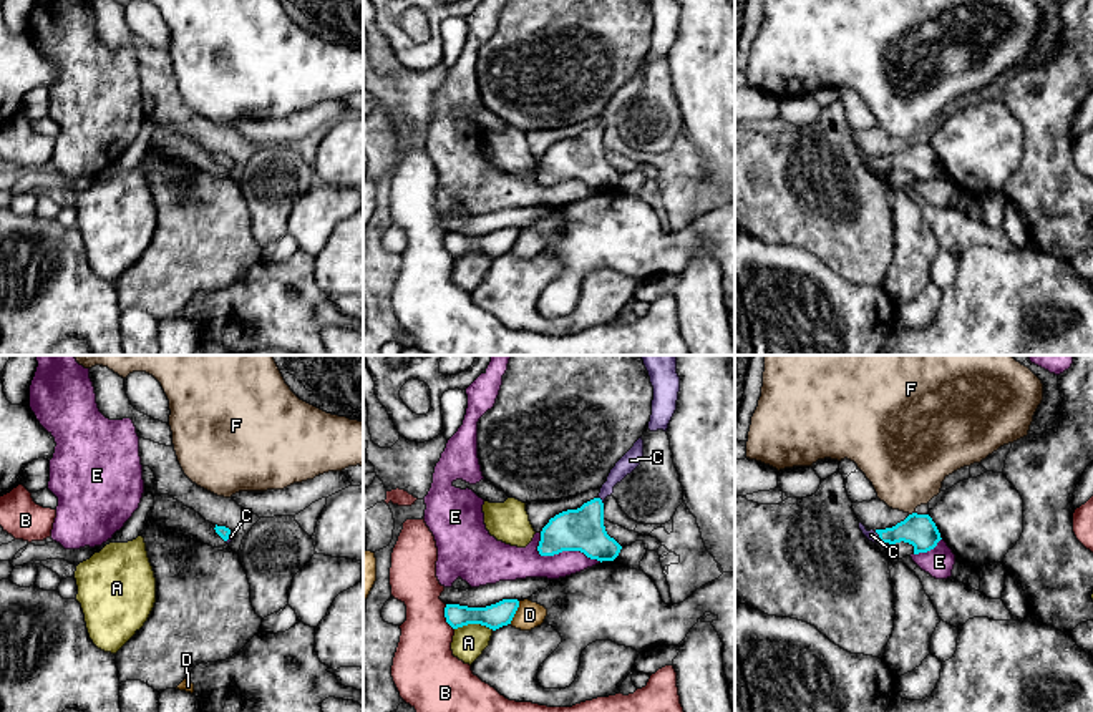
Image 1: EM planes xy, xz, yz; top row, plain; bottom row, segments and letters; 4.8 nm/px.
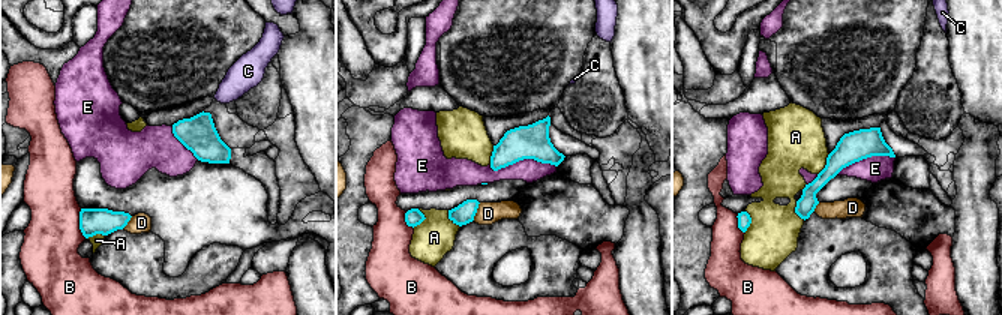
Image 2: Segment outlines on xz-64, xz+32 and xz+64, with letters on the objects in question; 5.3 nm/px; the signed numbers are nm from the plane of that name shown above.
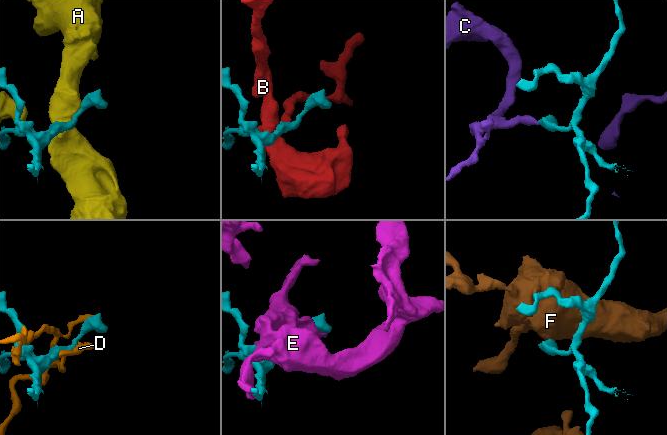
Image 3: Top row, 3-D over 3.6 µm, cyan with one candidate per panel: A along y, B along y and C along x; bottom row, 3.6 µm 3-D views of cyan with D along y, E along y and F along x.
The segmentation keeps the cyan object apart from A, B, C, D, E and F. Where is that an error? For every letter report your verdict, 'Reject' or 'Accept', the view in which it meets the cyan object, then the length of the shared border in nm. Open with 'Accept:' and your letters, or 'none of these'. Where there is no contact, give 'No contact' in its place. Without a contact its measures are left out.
Accept: C
A: Reject. Touches cyan in xz. Shared border 190 nm
B: Reject. Touches cyan in xz. Shared border 130 nm
C: Accept. Touches cyan in yz. Shared border 70 nm
D: Reject. Touches cyan in xz. Shared border 120 nm
E: Reject. Touches cyan in xz. Shared border 340 nm
F: Reject. Touches cyan in yz. Shared border 30 nm

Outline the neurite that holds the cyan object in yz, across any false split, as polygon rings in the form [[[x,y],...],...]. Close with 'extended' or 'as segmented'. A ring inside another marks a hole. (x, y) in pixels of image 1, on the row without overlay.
[[[909,143],[904,149],[886,158],[867,159],[862,151],[859,151],[862,163],[872,171],[909,171],[914,174],[914,183],[927,181],[937,174],[942,168],[940,161],[929,143]]] | extended

